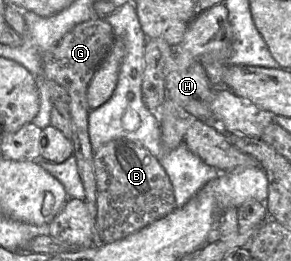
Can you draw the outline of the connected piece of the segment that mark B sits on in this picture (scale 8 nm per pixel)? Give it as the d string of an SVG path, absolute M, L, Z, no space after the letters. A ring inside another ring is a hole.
M121 138L105 143L93 153L93 168L99 243L121 240L176 209L167 173L148 149L136 142Z

